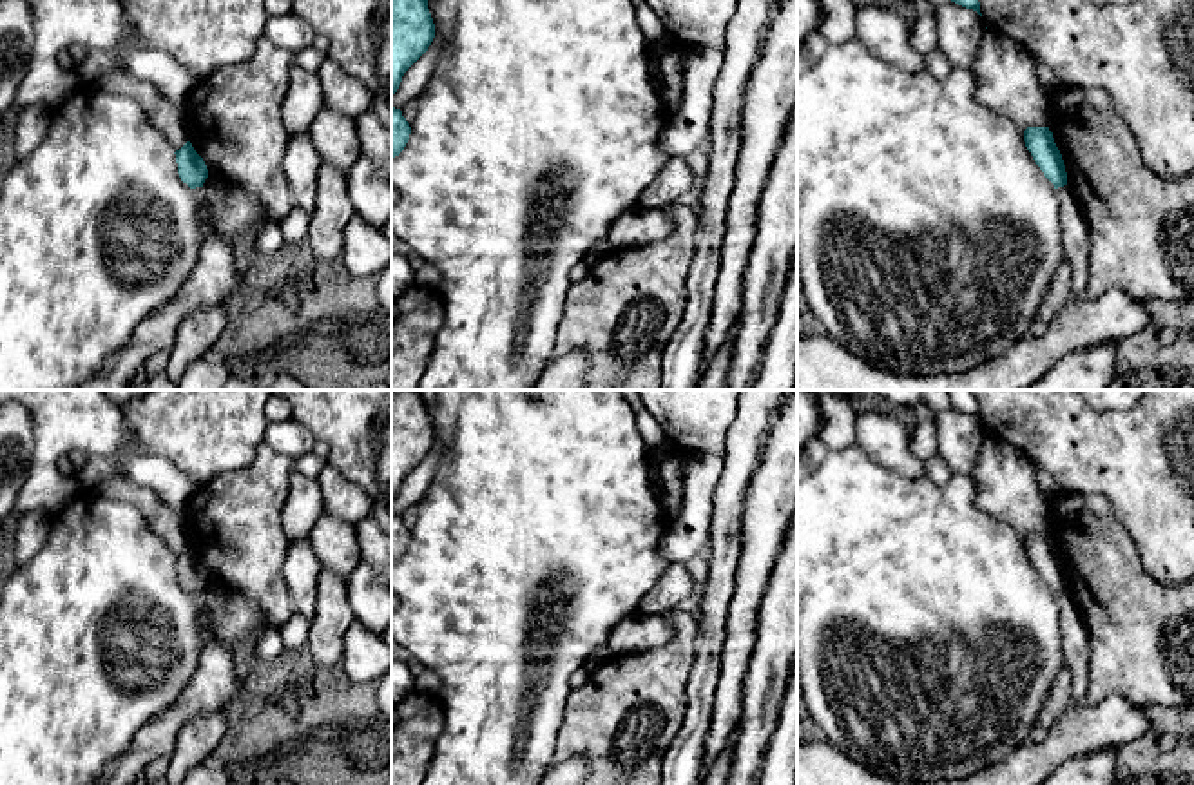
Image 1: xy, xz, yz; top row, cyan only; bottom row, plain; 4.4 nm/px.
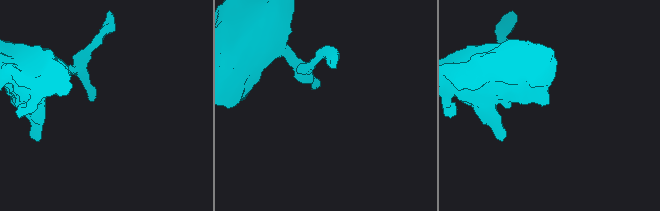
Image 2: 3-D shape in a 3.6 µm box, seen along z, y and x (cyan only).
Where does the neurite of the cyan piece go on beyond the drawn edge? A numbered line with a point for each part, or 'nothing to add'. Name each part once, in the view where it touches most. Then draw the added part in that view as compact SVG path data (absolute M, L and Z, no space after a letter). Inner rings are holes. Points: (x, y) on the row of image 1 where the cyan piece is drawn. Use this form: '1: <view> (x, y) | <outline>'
nothing to add

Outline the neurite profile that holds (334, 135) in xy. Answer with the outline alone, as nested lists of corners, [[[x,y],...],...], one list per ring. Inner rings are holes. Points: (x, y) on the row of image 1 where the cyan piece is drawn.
[[[323,109],[308,129],[323,163],[348,172],[362,156],[353,118]]]

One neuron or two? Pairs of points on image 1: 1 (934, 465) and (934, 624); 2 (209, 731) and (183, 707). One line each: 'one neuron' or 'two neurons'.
1: two neurons
2: two neurons

